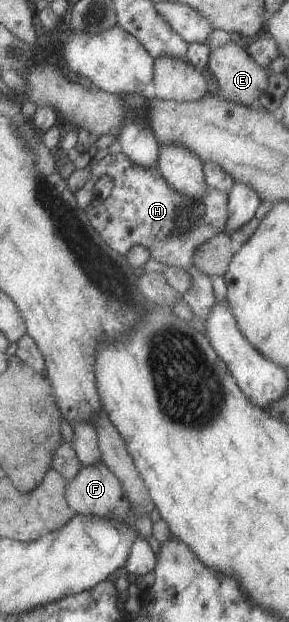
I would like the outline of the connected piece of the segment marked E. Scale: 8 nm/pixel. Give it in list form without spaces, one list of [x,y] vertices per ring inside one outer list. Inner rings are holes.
[[[227,42],[210,49],[207,65],[218,82],[219,93],[224,100],[251,107],[257,105],[259,94],[266,88],[266,69],[257,65],[245,51],[244,44]]]

